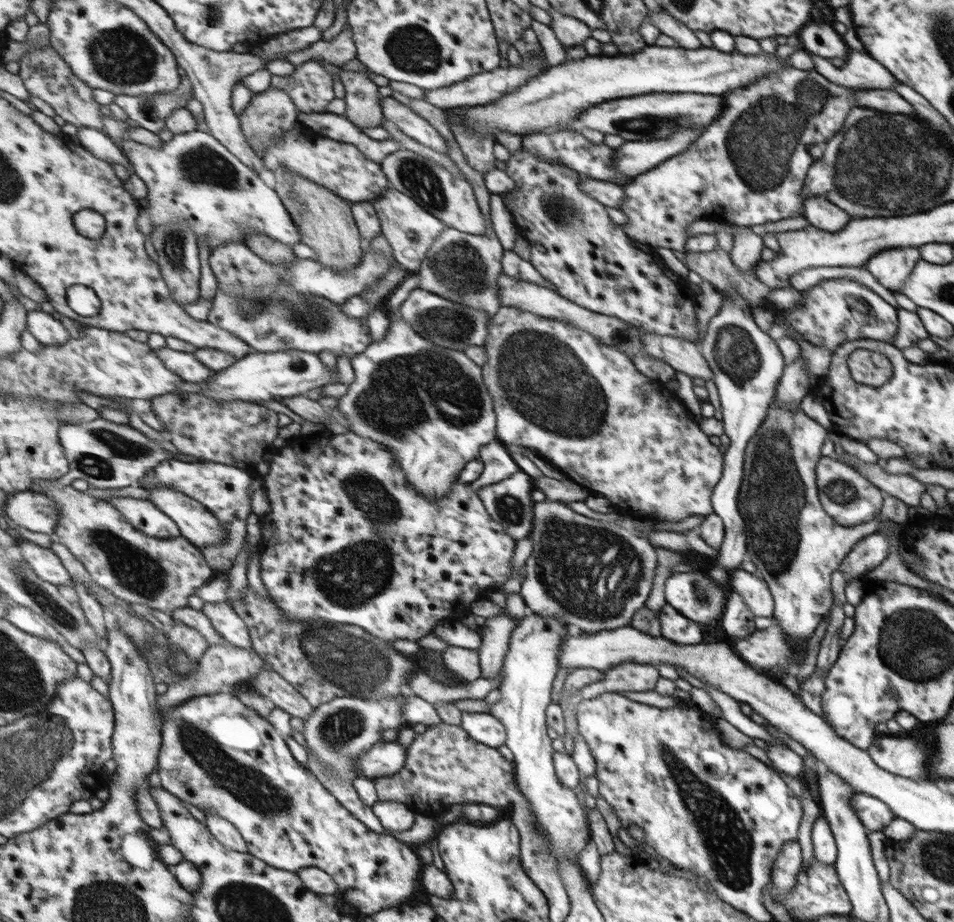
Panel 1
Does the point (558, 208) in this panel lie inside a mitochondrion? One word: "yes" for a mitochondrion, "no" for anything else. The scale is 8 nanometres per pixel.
yes

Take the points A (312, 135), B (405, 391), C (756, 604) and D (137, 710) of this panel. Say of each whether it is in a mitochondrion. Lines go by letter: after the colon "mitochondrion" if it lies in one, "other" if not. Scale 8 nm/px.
A: other
B: mitochondrion
C: other
D: other

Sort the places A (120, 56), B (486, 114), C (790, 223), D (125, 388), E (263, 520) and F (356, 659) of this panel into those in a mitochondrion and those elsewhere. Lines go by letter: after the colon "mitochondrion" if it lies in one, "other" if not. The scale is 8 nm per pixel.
A: mitochondrion
B: other
C: other
D: other
E: other
F: mitochondrion

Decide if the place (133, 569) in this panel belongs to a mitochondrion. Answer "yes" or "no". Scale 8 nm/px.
yes

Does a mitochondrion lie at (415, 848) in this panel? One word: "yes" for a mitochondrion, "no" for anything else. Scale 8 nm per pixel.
no

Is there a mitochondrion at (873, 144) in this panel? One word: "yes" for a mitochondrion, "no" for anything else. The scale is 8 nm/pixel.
yes

